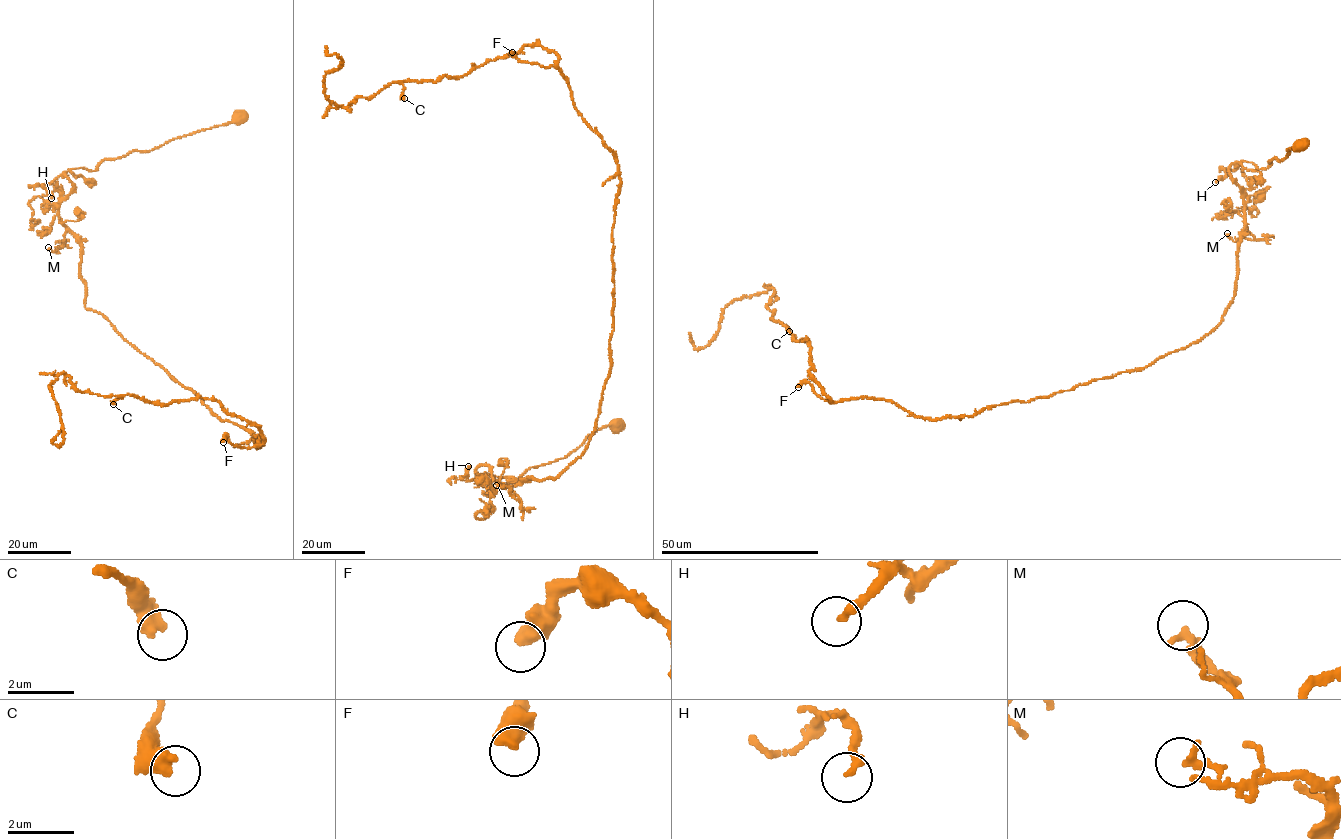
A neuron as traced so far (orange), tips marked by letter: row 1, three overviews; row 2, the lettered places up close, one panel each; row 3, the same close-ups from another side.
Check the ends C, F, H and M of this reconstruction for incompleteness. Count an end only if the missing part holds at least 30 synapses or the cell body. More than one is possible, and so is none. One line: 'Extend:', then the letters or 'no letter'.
Extend: F

